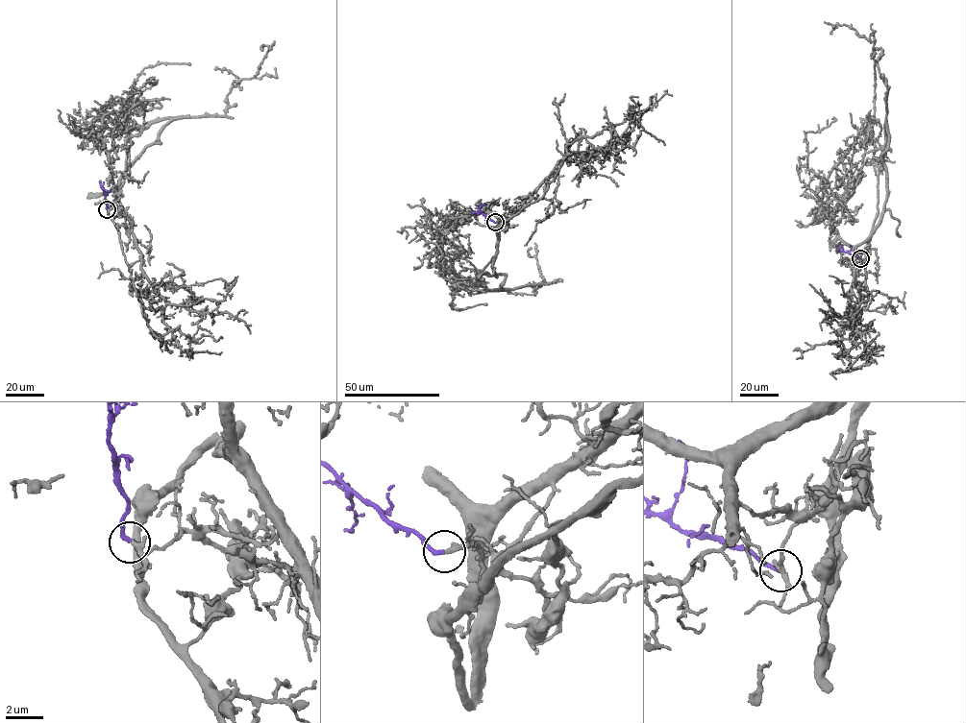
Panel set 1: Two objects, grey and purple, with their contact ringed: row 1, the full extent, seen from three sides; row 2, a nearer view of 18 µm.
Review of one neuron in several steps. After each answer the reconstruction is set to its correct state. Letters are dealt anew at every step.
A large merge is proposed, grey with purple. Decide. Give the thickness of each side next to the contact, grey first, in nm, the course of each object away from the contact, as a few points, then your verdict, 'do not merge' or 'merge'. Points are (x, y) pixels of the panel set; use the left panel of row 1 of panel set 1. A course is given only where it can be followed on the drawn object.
calibres 240 and 220 nm; course grey (107, 209), (120, 175), (160, 143), (160, 130), (180, 118), (225, 114), (233, 83), (255, 77), (262, 50); course purple (107, 209), (100, 180); merge

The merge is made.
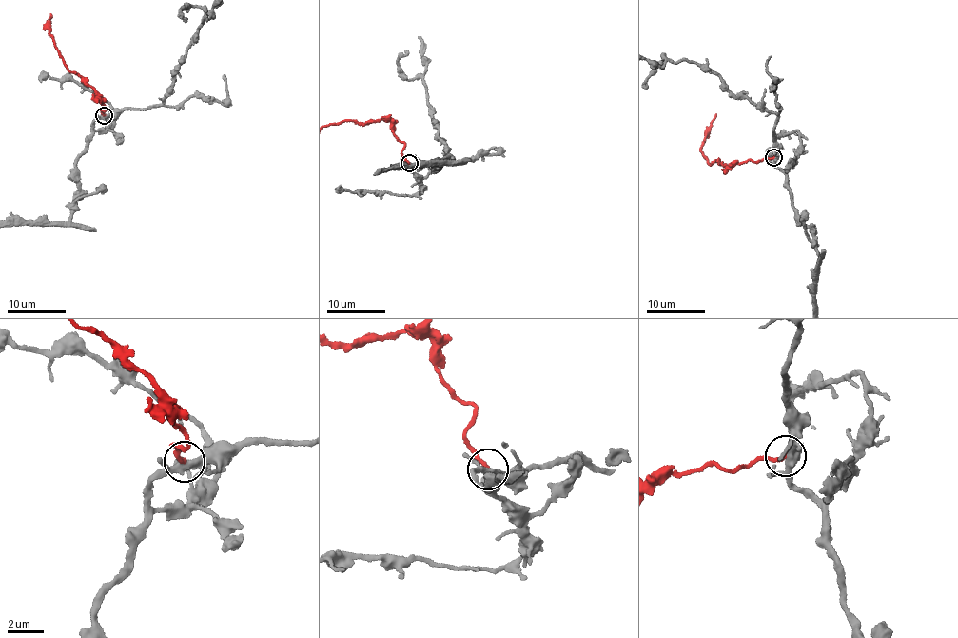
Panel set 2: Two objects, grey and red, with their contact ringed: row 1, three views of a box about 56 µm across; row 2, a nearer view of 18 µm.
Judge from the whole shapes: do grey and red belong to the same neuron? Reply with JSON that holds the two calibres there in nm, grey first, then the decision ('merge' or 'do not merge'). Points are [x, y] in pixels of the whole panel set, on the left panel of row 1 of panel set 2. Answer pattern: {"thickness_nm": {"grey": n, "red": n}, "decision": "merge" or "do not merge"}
{"thickness_nm": {"grey": 500, "red": 240}, "decision": "do not merge"}

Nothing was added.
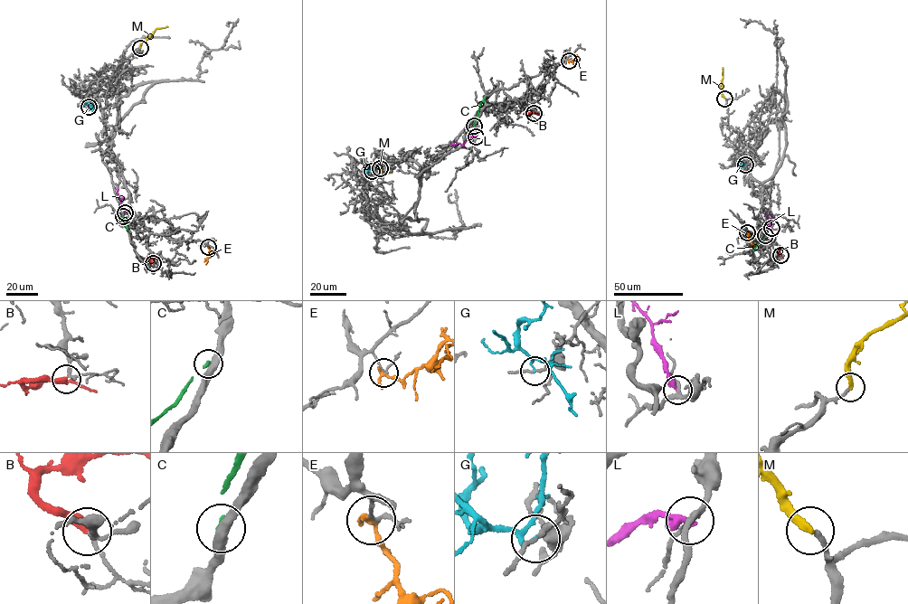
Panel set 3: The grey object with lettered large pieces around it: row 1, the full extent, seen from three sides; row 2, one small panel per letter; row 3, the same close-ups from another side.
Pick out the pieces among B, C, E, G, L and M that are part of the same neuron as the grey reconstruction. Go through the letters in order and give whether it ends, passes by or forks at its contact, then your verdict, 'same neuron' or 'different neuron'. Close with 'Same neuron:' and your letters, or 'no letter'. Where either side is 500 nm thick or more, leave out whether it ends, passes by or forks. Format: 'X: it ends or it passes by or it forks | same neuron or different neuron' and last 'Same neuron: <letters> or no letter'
B: it ends | same neuron
C: it ends | different neuron
E: it ends | different neuron
G: it ends | different neuron
L: it ends | different neuron
M: it ends | same neuron
Same neuron: B, M

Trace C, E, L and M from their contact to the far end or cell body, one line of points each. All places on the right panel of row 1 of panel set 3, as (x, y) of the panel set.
C: (765, 235), (753, 251)
E: (747, 232), (754, 245)
L: (771, 228), (771, 219), (765, 212)
M: (724, 98), (722, 90), (723, 67)

